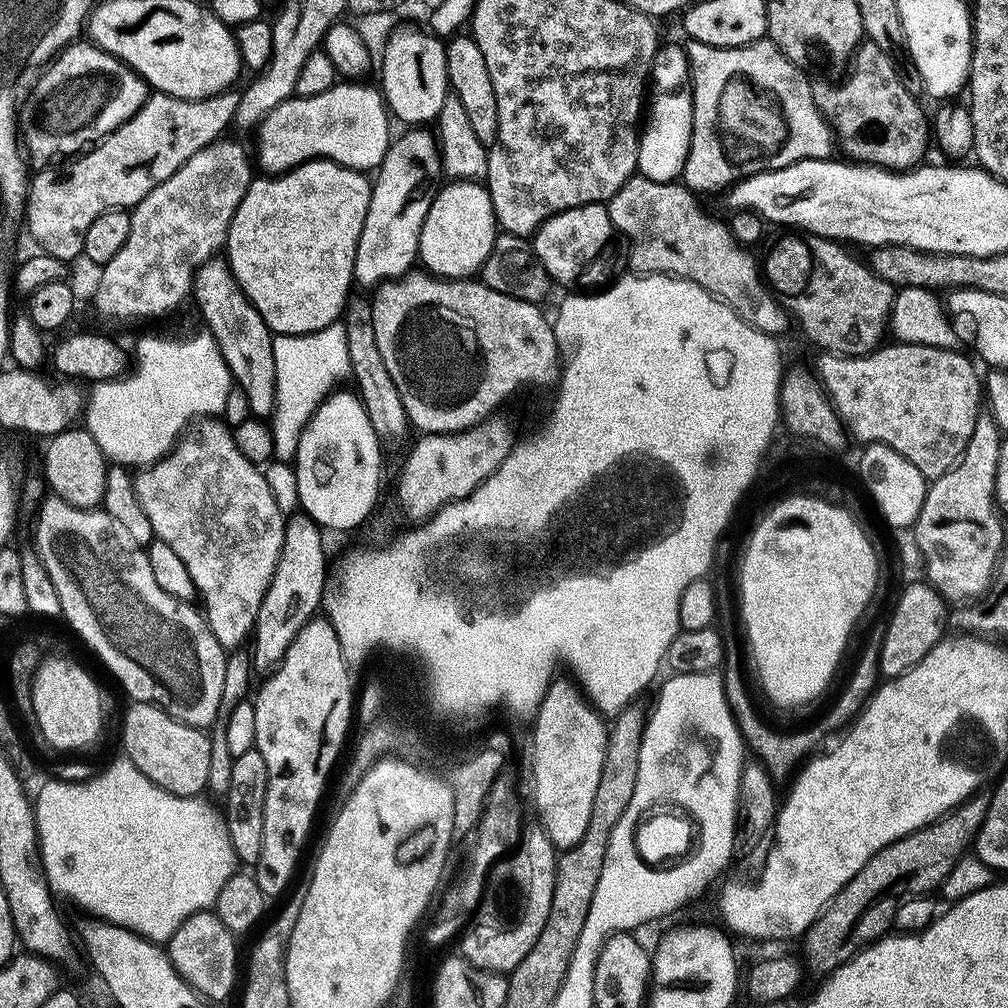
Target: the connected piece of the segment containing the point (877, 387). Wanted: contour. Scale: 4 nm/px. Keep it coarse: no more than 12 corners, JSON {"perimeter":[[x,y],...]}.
{"perimeter":[[917,344],[821,355],[861,445],[931,482],[960,463],[982,376]]}

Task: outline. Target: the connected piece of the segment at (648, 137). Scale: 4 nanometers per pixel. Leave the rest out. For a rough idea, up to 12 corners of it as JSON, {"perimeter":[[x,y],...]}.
{"perimeter":[[661,47],[650,77],[639,175],[684,175],[693,134],[692,68]]}

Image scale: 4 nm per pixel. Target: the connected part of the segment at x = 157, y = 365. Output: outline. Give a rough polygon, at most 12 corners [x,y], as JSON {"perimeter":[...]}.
{"perimeter":[[211,334],[152,336],[95,385],[86,431],[116,466],[168,459],[234,381]]}

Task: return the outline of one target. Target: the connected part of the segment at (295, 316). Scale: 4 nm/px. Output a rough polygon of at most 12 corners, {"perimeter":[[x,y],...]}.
{"perimeter":[[253,180],[226,259],[276,336],[341,323],[373,181]]}

